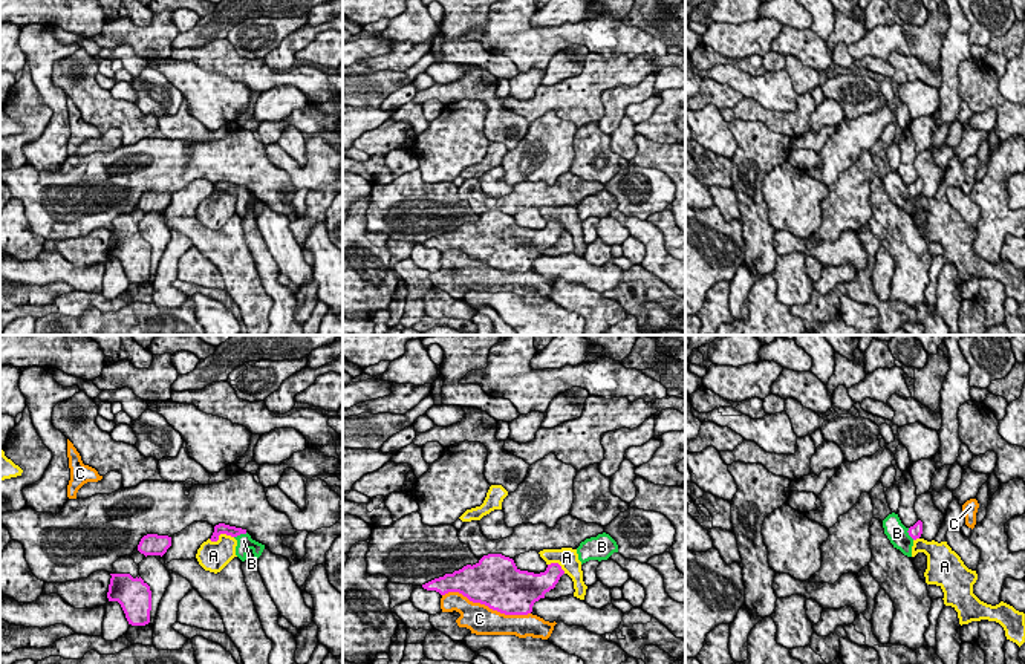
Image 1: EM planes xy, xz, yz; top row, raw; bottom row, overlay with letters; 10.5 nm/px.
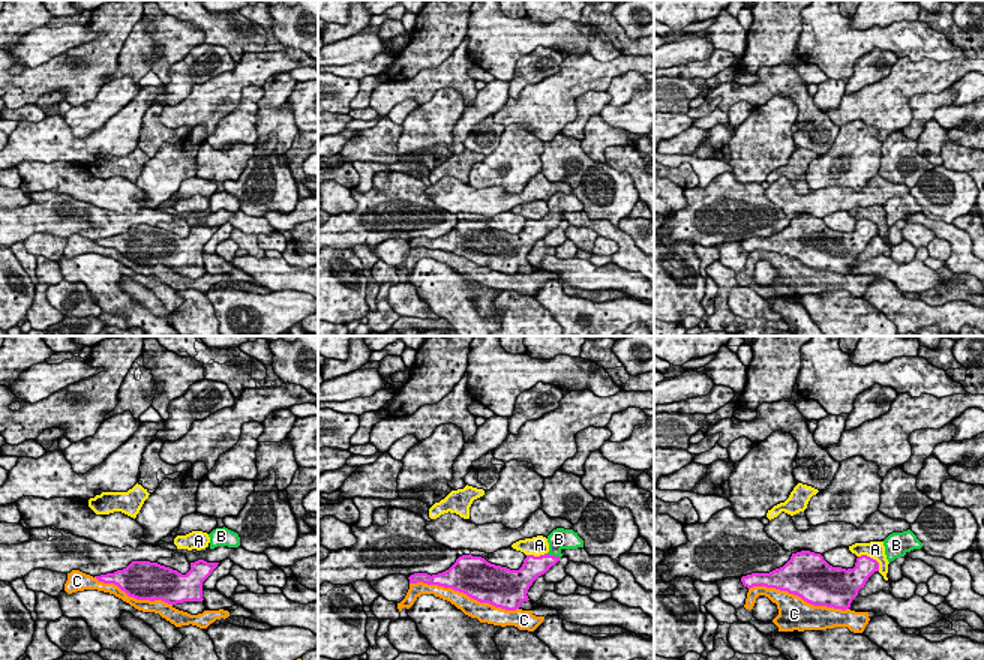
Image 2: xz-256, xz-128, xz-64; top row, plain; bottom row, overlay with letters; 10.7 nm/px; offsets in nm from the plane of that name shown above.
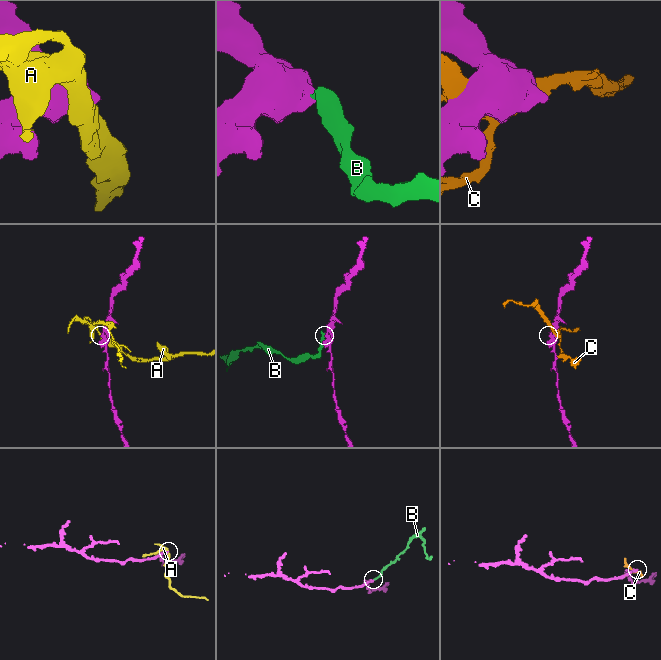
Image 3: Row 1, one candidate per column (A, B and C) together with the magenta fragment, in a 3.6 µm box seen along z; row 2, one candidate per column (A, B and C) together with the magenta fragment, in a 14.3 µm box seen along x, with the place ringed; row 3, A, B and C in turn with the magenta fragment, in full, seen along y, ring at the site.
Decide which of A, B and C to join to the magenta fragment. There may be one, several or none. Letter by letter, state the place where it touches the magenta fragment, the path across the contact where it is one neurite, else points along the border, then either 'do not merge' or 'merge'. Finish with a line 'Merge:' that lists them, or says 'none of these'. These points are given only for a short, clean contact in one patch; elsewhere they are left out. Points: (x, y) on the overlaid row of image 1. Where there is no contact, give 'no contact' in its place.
A: xy (219, 534) | do not merge
B: xy (240, 533) | across xy (221, 528), (240, 533), (244, 540) | merge
C: xz (487, 605) | do not merge
Merge: B

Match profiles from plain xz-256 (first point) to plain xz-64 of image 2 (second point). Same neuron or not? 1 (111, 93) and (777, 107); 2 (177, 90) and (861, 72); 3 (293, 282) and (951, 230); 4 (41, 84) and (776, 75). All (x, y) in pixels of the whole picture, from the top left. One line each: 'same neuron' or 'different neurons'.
1: same neuron
2: same neuron
3: different neurons
4: different neurons

